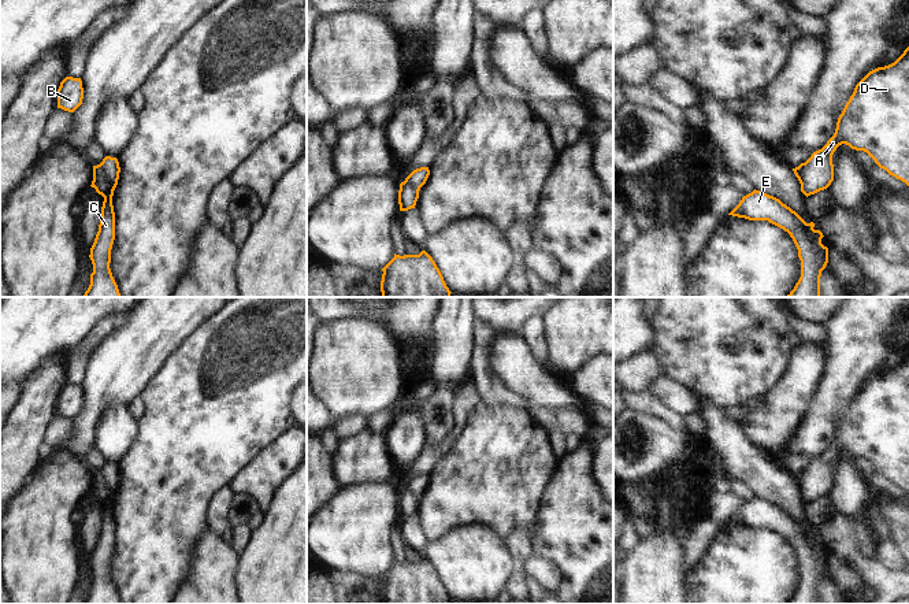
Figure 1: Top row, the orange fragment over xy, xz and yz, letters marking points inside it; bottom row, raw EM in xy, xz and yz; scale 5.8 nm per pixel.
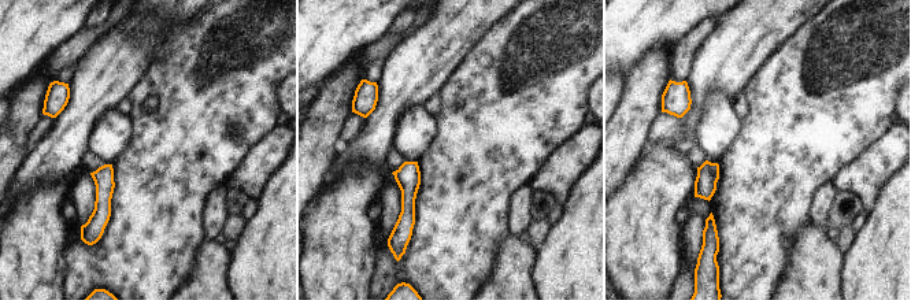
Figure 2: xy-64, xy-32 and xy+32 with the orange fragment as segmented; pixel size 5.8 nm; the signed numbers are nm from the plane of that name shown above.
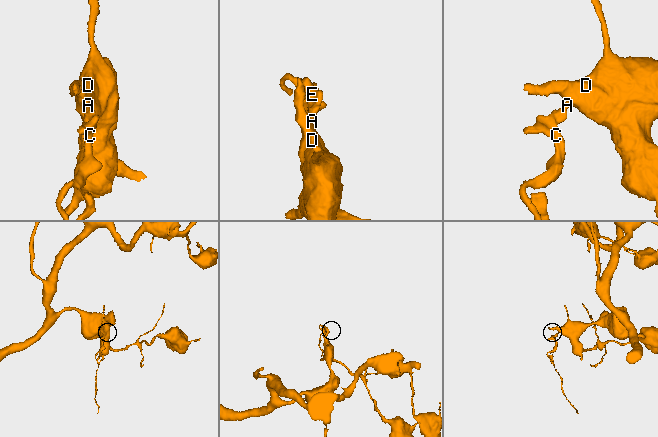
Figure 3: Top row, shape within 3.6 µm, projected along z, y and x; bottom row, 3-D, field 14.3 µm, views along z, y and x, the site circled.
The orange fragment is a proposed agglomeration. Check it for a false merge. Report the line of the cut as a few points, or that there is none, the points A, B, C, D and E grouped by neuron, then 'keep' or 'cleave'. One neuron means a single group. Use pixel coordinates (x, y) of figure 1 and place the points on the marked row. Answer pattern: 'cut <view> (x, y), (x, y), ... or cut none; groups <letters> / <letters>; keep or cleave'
cut xy (99, 165), (110, 185), (103, 196); groups A B D / C E; cleave

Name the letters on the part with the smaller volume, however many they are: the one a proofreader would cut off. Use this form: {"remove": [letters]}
{"remove": ["C", "E"]}

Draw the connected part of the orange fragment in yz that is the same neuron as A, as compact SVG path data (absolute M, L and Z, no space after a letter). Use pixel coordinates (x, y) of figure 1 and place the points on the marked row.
M909 47L894 63L869 71L856 85L834 136L805 162L799 184L806 197L834 181L832 155L842 144L867 152L909 186Z

